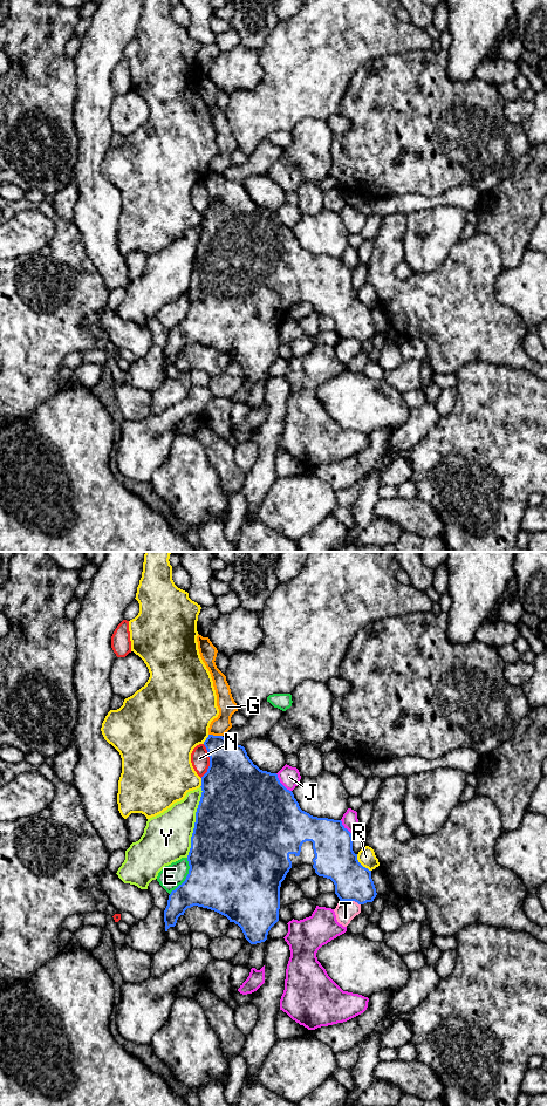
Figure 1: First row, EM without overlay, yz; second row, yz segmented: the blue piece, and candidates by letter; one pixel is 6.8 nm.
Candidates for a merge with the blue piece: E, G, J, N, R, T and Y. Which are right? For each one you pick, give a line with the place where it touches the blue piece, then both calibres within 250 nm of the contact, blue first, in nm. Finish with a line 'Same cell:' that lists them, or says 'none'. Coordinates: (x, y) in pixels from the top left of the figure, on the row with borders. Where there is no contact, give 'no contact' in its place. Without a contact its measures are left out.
Same cell: none

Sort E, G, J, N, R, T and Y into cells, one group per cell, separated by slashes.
E / G / J / N / R / T / Y

